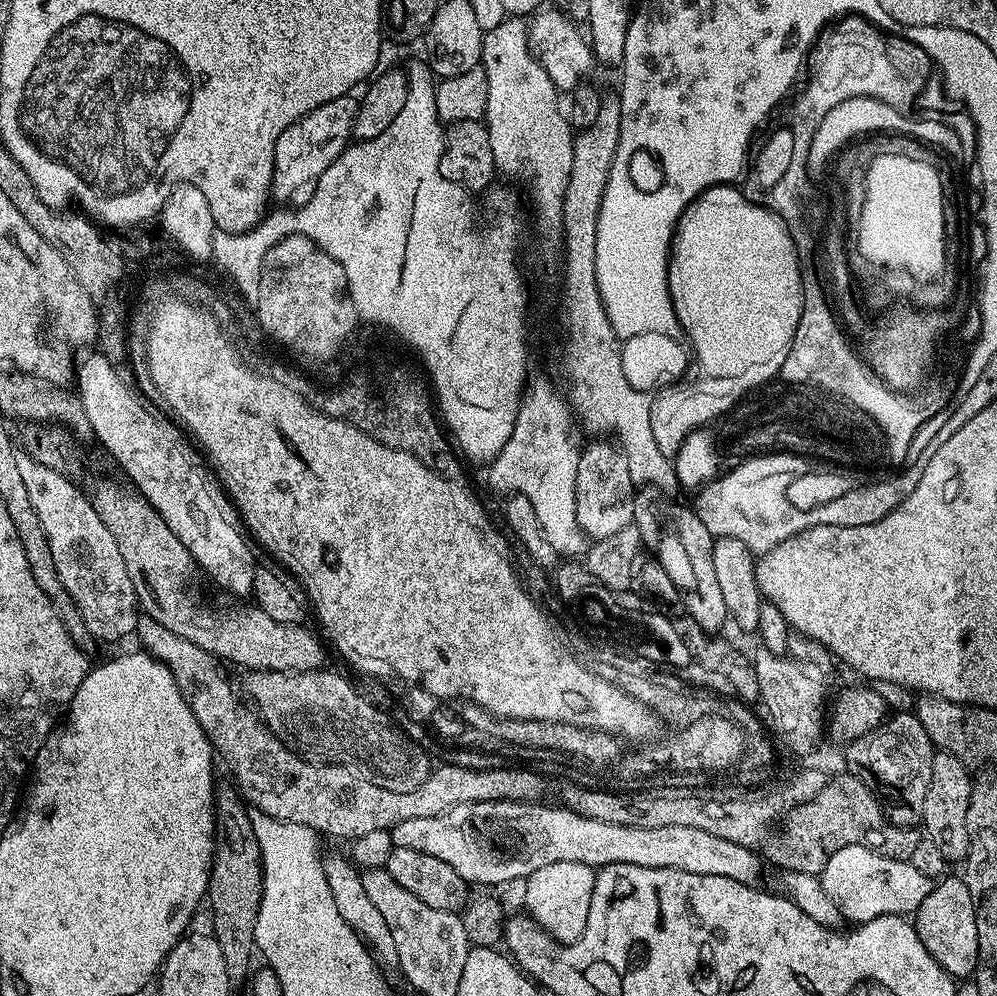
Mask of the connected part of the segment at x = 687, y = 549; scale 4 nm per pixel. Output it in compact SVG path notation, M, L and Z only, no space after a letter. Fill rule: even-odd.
M637 487L632 524L641 535L643 547L651 550L662 570L670 574L670 582L674 582L678 590L687 619L694 621L703 632L719 633L720 627L724 623L727 625L730 617L718 586L718 577L714 574L714 538L710 530L702 526L691 507L683 508L680 504L672 504L672 499L673 497L661 488Z

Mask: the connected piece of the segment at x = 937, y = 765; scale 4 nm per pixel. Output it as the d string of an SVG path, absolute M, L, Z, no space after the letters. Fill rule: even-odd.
M937 751L932 757L932 769L930 770L930 790L926 790L926 806L922 806L923 831L933 840L934 845L942 852L948 862L963 861L968 854L970 846L970 834L966 814L970 810L970 798L972 797L973 777L970 769L954 754Z

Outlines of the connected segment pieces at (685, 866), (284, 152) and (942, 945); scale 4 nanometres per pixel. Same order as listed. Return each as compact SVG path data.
M479 800L473 804L459 804L449 812L430 818L406 818L392 829L392 842L395 847L406 850L422 850L422 854L432 854L442 858L449 866L454 866L458 874L469 885L508 884L511 880L523 881L534 870L550 866L554 862L582 862L597 870L607 864L633 864L647 868L673 868L686 870L690 874L714 874L722 878L734 878L734 882L759 885L761 853L754 848L738 846L736 842L726 842L697 830L694 826L614 826L614 822L598 822L594 818L580 816L569 808L555 806L547 808L544 802L521 802L518 800Z
M351 95L339 96L306 114L282 130L274 150L272 200L280 206L299 206L310 202L322 174L340 157L353 139L352 127L357 101Z
M950 875L933 883L930 894L926 894L922 906L915 910L914 923L918 938L922 938L922 946L930 950L930 958L934 958L934 962L938 962L938 966L942 966L942 970L946 970L953 978L968 978L978 966L976 907L963 878Z

